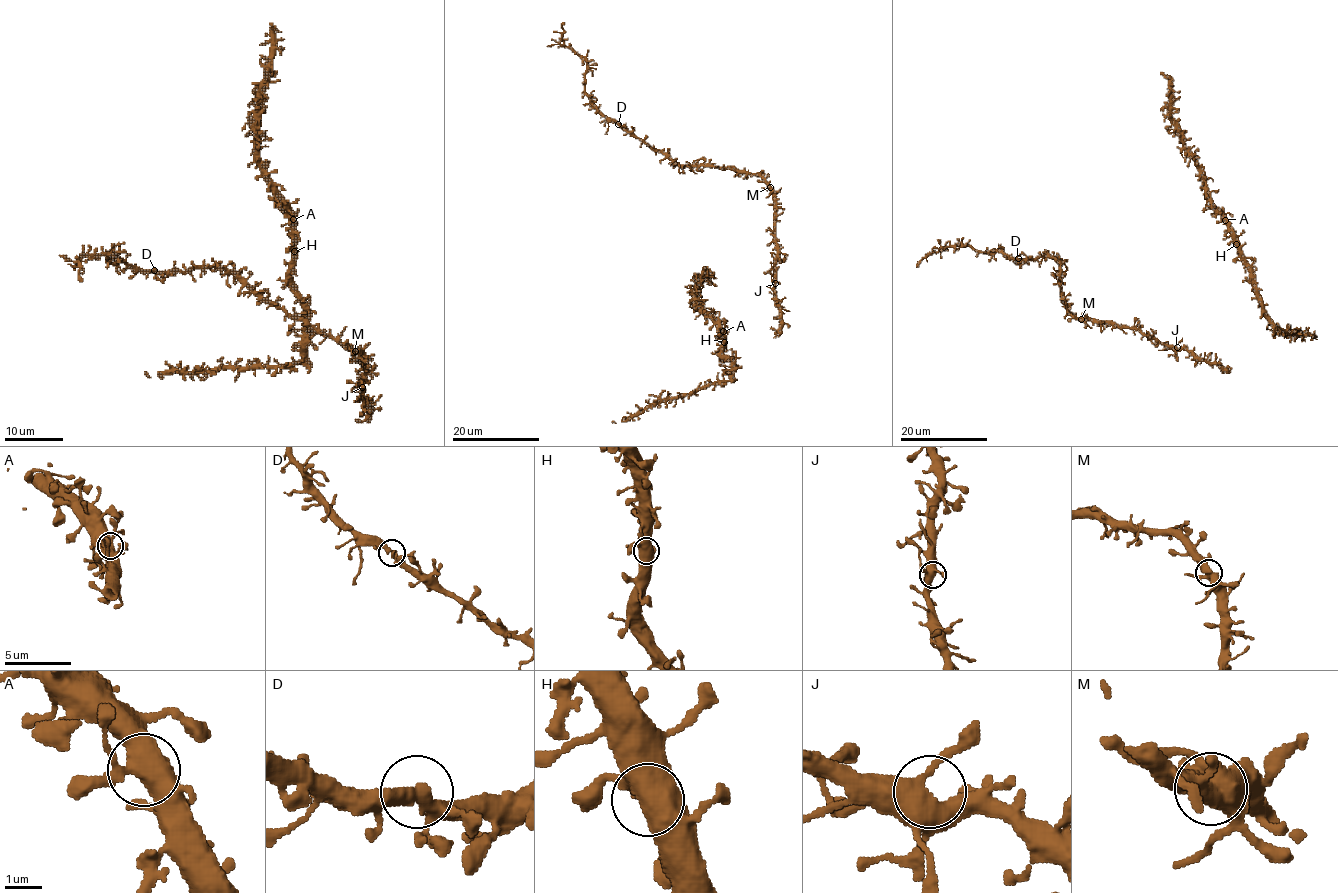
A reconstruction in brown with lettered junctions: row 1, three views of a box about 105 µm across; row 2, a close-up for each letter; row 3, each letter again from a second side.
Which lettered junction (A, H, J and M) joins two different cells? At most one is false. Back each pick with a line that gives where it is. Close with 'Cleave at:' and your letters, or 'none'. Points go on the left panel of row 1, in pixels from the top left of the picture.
Cleave at: none

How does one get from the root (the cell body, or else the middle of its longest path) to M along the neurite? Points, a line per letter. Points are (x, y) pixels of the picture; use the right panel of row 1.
M: (1175, 349), (1134, 329), (1081, 319)

